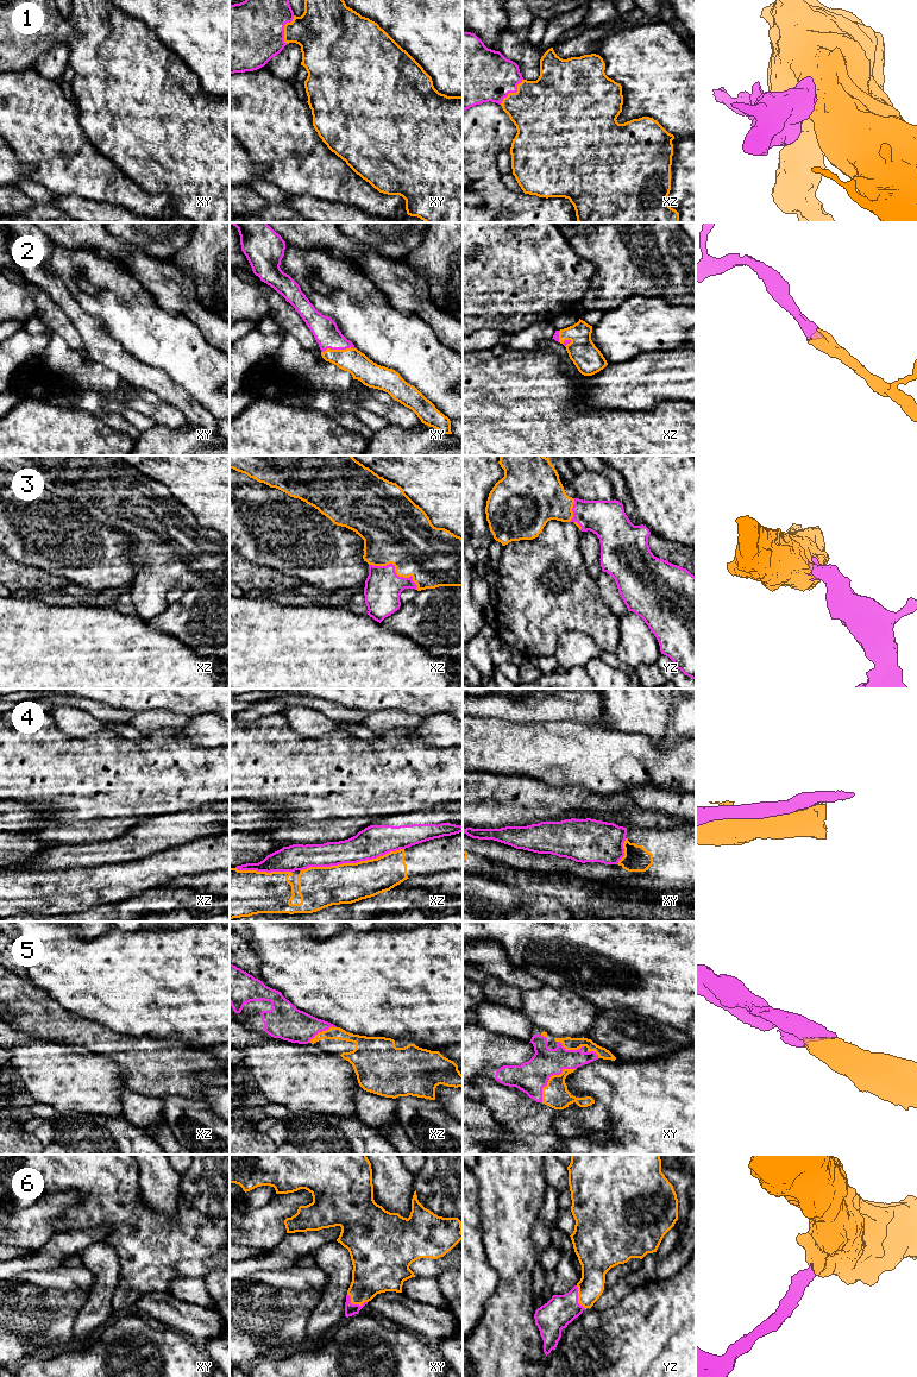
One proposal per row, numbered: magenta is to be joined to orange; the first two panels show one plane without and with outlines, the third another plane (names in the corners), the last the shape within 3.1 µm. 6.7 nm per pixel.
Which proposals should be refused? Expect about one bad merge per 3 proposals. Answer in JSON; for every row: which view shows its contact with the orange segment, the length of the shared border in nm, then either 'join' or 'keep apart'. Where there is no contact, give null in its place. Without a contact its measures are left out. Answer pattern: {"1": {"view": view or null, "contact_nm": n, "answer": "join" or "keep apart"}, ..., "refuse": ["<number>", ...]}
{"1": {"view": "xz", "contact_nm": 240, "answer": "join"}, "2": {"view": "xy", "contact_nm": 240, "answer": "join"}, "3": {"view": "xz", "contact_nm": 360, "answer": "join"}, "4": {"view": "xz", "contact_nm": 700, "answer": "keep apart"}, "5": {"view": "xy", "contact_nm": 320, "answer": "join"}, "6": {"view": "xy", "contact_nm": 150, "answer": "join"}, "refuse": ["4"]}

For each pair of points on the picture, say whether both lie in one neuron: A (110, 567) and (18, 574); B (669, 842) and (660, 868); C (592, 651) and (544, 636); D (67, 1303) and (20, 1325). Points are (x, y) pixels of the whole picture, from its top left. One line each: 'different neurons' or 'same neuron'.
A: different neurons
B: same neuron
C: different neurons
D: same neuron

